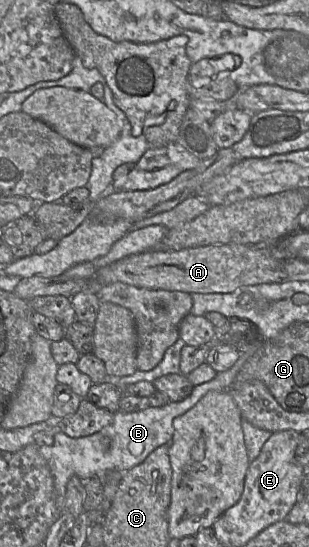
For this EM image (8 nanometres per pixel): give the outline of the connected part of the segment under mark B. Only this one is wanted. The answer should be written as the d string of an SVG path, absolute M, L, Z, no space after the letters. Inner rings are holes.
M247 350L241 352L238 360L227 371L217 373L209 382L193 387L191 394L179 402L169 402L162 407L149 407L138 412L126 413L121 410L114 414L113 422L99 432L89 436L73 438L63 432L56 433L54 443L50 446L40 446L39 452L47 461L54 479L56 503L65 511L66 486L72 476L78 476L83 481L91 477L104 477L110 470L128 471L143 462L146 457L159 446L169 444L174 433L173 420L191 409L209 391L224 391L231 388L231 383L246 361L256 352ZM101 437L111 439L110 448L107 451L96 449L95 443Z

